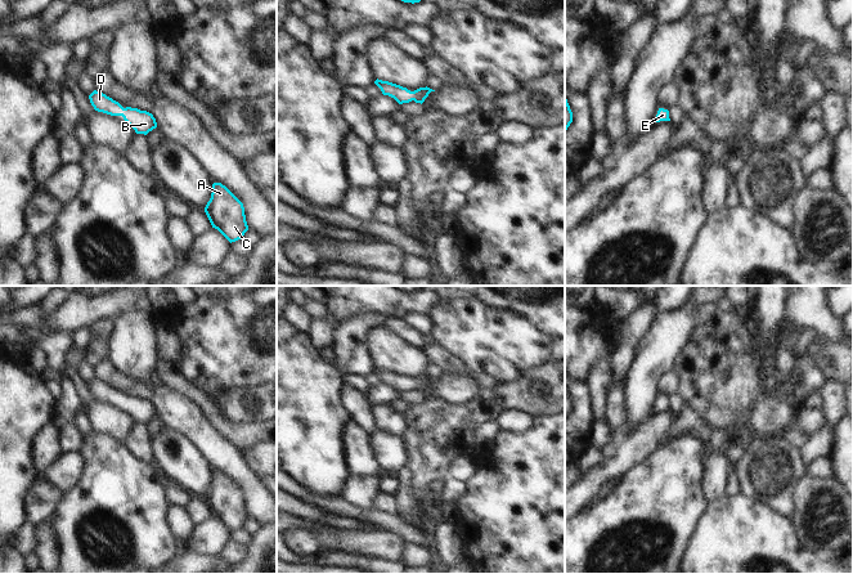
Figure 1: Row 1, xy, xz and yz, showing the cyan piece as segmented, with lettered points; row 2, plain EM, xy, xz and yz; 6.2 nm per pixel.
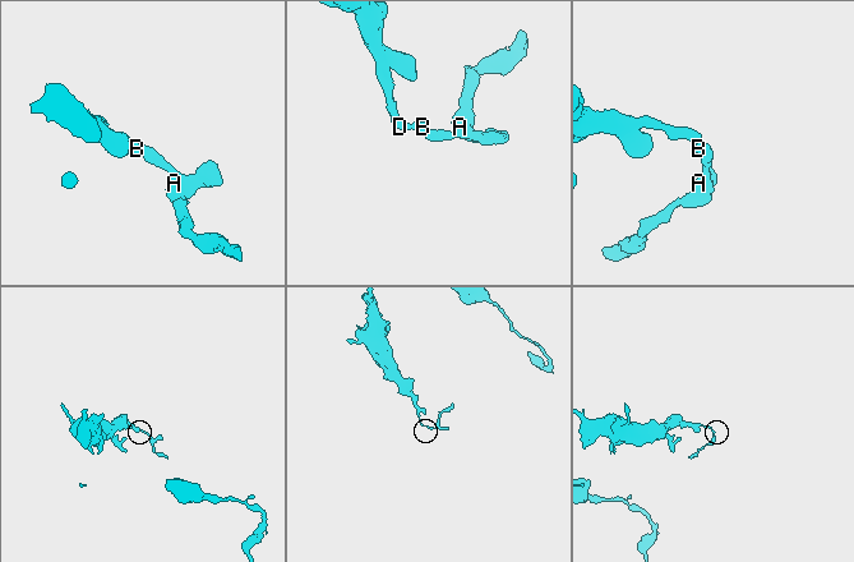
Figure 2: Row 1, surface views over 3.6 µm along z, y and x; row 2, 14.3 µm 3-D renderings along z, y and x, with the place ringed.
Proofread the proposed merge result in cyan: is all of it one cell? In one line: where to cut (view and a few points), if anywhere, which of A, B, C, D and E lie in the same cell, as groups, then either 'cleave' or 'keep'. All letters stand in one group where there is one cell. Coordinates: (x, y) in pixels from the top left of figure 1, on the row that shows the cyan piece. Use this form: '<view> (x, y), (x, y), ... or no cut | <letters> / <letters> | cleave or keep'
no cut | A B C D E | keep

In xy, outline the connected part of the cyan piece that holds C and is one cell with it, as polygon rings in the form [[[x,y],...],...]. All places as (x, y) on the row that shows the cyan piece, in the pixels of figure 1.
[[[221,183],[212,184],[205,212],[212,225],[230,243],[242,239],[248,230],[243,203]]]

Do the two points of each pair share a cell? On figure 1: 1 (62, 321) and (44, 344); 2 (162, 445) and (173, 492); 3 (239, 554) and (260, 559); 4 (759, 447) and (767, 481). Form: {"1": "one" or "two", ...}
{"1": "two", "2": "two", "3": "two", "4": "one"}

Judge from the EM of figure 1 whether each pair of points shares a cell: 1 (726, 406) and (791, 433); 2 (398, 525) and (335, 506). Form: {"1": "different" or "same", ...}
{"1": "different", "2": "same"}

